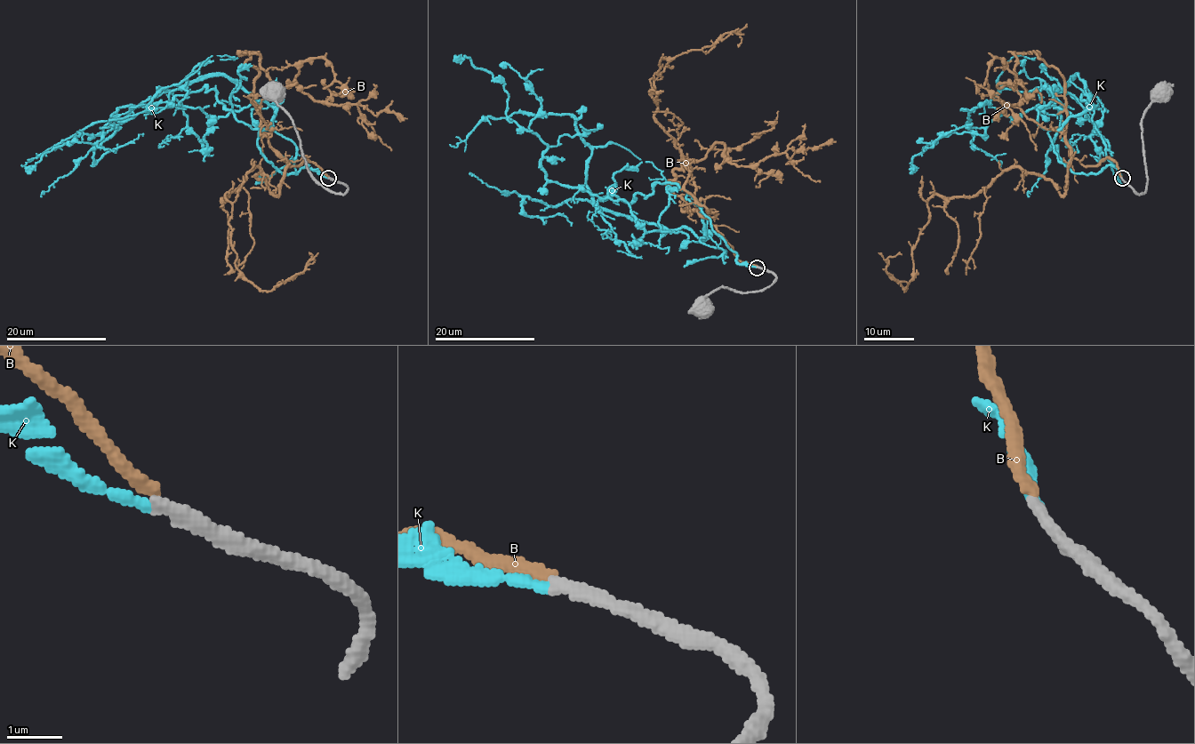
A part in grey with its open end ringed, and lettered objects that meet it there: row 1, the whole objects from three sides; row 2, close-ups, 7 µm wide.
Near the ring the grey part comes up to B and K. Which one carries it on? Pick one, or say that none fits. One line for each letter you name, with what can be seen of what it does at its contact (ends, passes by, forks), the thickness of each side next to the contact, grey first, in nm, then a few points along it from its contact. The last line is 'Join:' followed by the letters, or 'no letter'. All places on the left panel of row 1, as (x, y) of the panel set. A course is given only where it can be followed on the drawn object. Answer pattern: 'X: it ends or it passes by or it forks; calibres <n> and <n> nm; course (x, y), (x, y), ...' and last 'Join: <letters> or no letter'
K: it ends; calibres 240 and 170 nm; course (328, 178), (308, 164), (281, 173), (259, 131), (204, 87), (167, 107), (121, 107), (25, 171)
Join: K

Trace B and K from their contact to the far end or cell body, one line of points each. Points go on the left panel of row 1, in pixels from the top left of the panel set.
B: (328, 177), (281, 158), (277, 194), (257, 167), (223, 198), (235, 267), (262, 291), (303, 270), (308, 252)
K: (328, 178), (308, 164), (281, 173), (259, 131), (204, 87), (167, 107), (121, 107), (25, 171)

